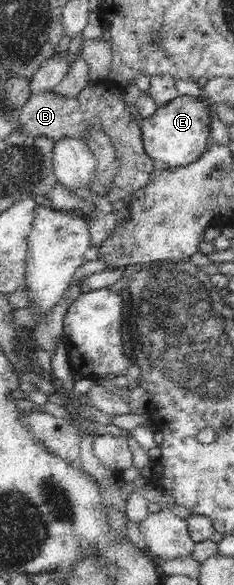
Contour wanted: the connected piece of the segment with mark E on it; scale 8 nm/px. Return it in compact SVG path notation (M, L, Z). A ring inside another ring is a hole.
M180 95L157 108L153 116L143 119L141 133L146 154L166 167L185 166L201 158L208 147L211 132L211 107L199 97Z

